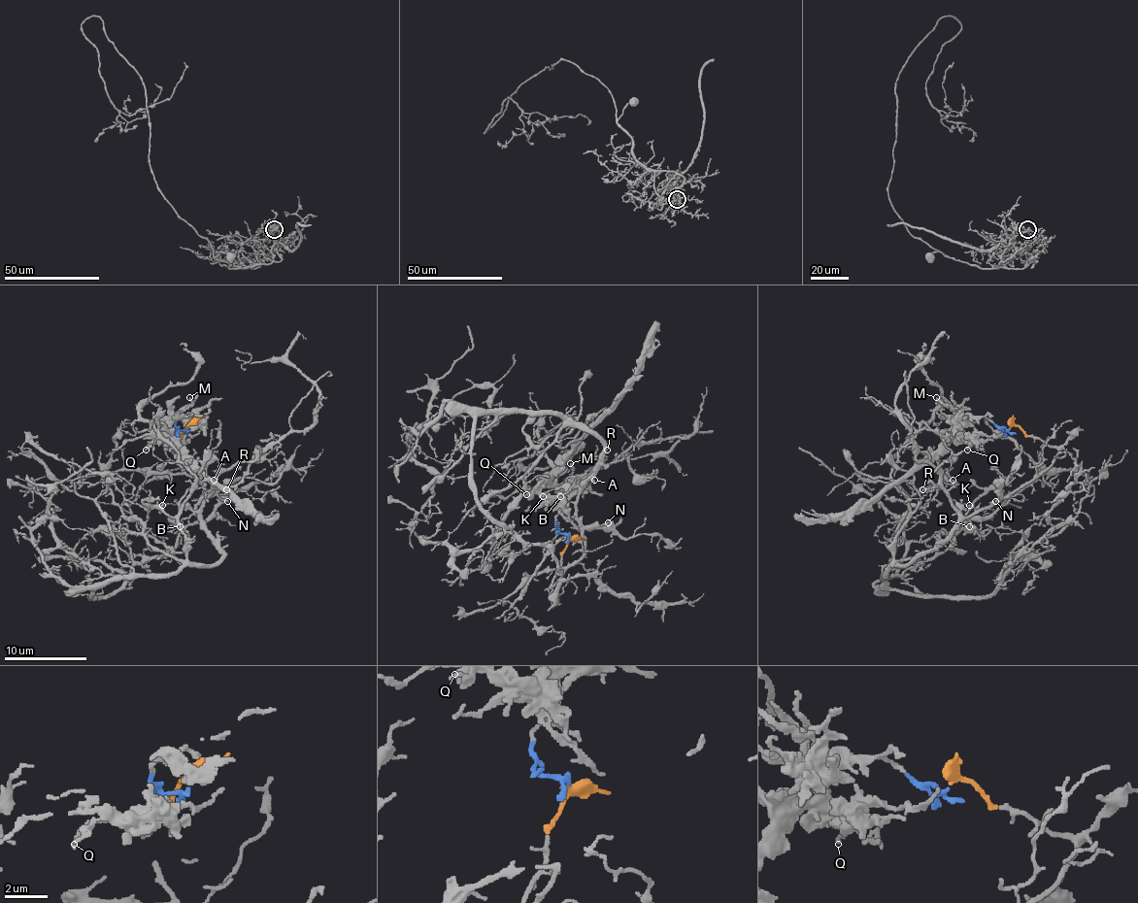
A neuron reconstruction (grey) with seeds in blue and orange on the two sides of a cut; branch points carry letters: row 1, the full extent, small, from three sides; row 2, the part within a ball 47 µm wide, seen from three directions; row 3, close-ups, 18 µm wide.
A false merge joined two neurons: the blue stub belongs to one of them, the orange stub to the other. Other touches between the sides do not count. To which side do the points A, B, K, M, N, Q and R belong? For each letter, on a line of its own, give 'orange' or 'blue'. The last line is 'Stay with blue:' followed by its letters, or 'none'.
A: orange
B: orange
K: orange
M: blue
N: orange
Q: blue
R: orange
Stay with blue: M, Q

